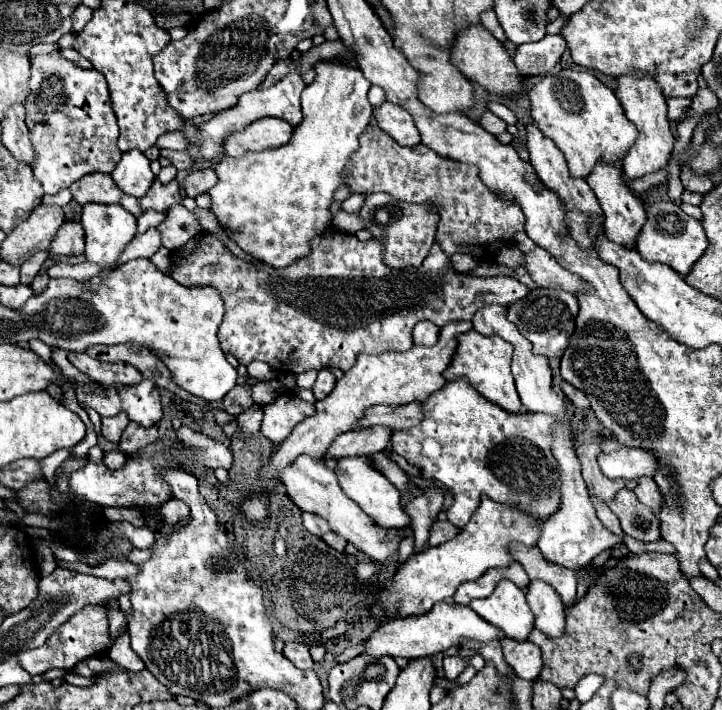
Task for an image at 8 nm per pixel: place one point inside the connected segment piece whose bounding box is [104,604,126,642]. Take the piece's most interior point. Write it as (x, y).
(117, 620)

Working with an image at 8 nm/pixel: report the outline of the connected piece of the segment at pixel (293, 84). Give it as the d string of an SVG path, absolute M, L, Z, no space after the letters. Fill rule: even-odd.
M292 68L288 72L288 76L284 76L282 80L278 80L278 84L272 84L270 88L262 88L262 90L250 90L246 94L242 94L238 98L238 104L234 108L222 110L218 114L214 114L208 122L198 126L198 134L196 134L196 146L200 150L200 156L204 160L214 160L218 156L224 154L224 142L230 134L234 132L242 132L244 128L248 128L248 124L266 118L266 116L274 116L274 118L282 118L286 122L290 122L292 126L298 126L302 120L302 108L300 108L300 94L306 88L306 82L300 74L298 68Z

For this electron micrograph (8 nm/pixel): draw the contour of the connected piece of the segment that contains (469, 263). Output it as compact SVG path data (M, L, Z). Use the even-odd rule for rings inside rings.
M456 253L450 260L454 270L460 273L467 273L479 265L479 261L469 254Z

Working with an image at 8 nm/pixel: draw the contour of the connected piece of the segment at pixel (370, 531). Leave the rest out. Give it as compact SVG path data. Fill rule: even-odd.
M302 454L292 464L288 464L286 470L280 472L280 480L286 486L288 498L302 512L312 512L312 514L318 514L324 520L328 520L330 530L336 532L338 536L342 536L346 542L354 544L360 552L368 554L376 562L386 562L388 558L392 558L396 554L396 550L400 546L400 536L388 536L390 530L380 528L360 506L356 506L354 500L350 500L342 492L336 472L332 468L328 468L324 464L324 460L316 460L316 458Z

